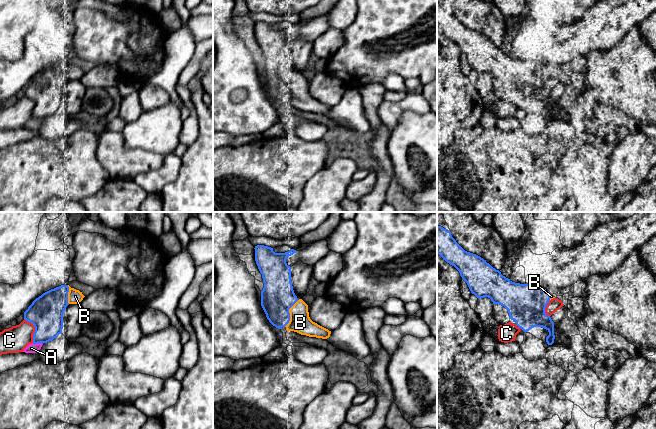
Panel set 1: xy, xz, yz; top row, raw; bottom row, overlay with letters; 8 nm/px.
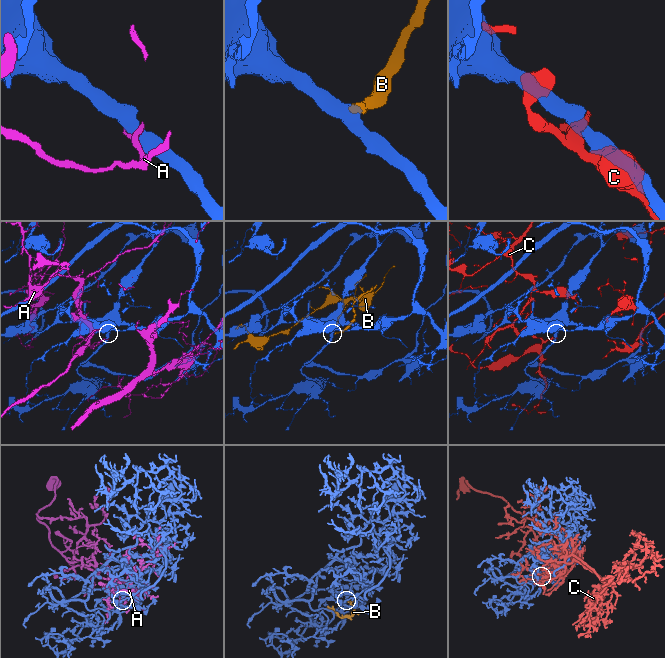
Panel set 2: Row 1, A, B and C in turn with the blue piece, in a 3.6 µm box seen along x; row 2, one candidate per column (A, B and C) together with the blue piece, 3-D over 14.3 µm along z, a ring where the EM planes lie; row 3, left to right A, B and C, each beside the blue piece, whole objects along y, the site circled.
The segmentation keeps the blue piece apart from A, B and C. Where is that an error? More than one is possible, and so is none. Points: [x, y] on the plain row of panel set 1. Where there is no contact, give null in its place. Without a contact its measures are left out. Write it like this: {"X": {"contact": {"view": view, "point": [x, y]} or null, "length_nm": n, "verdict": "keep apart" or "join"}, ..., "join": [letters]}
{"A": {"contact": {"view": "xy", "point": [37, 119]}, "length_nm": 90, "verdict": "keep apart"}, "B": {"contact": {"view": "xz", "point": [289, 89]}, "length_nm": 240, "verdict": "join"}, "C": {"contact": {"view": "xy", "point": [35, 105]}, "length_nm": 220, "verdict": "keep apart"}, "join": ["B"]}

